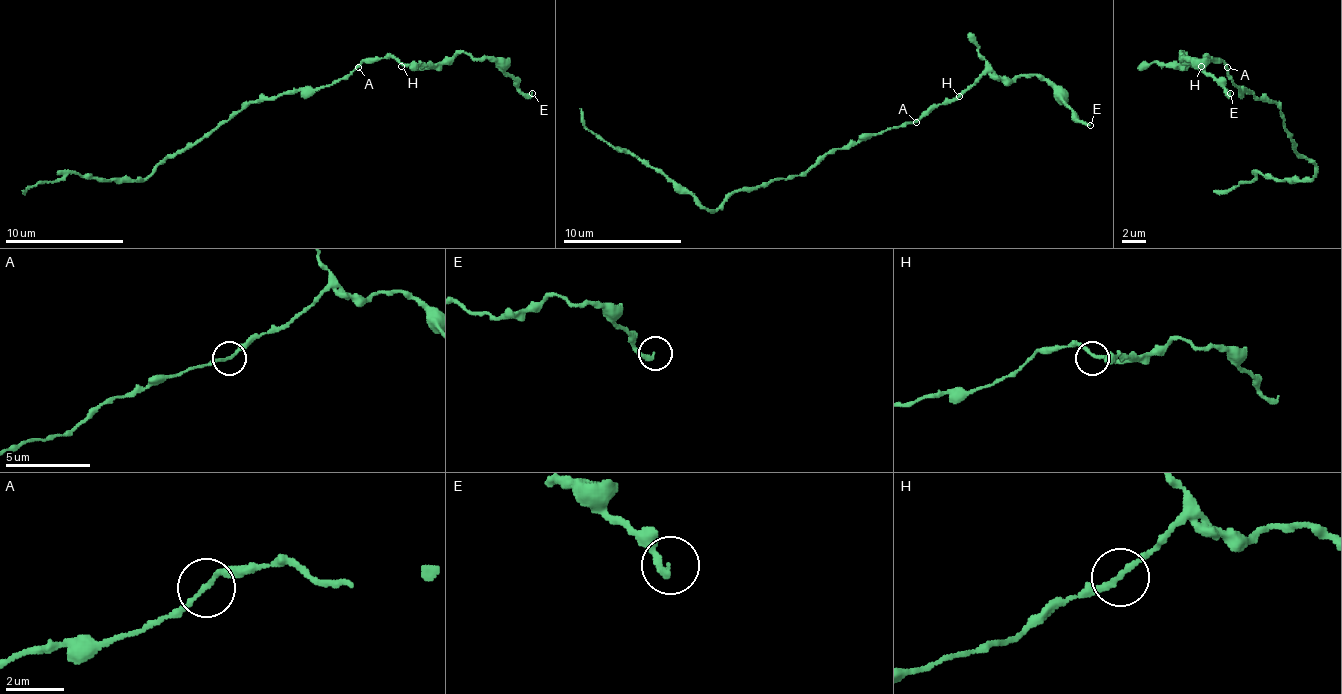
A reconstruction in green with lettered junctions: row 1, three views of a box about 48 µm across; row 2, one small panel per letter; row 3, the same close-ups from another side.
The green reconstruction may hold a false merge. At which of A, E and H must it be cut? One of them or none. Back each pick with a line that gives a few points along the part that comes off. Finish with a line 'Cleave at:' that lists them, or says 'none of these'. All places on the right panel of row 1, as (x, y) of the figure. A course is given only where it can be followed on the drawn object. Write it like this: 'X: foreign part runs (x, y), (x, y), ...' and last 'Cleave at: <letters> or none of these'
Cleave at: none of these

